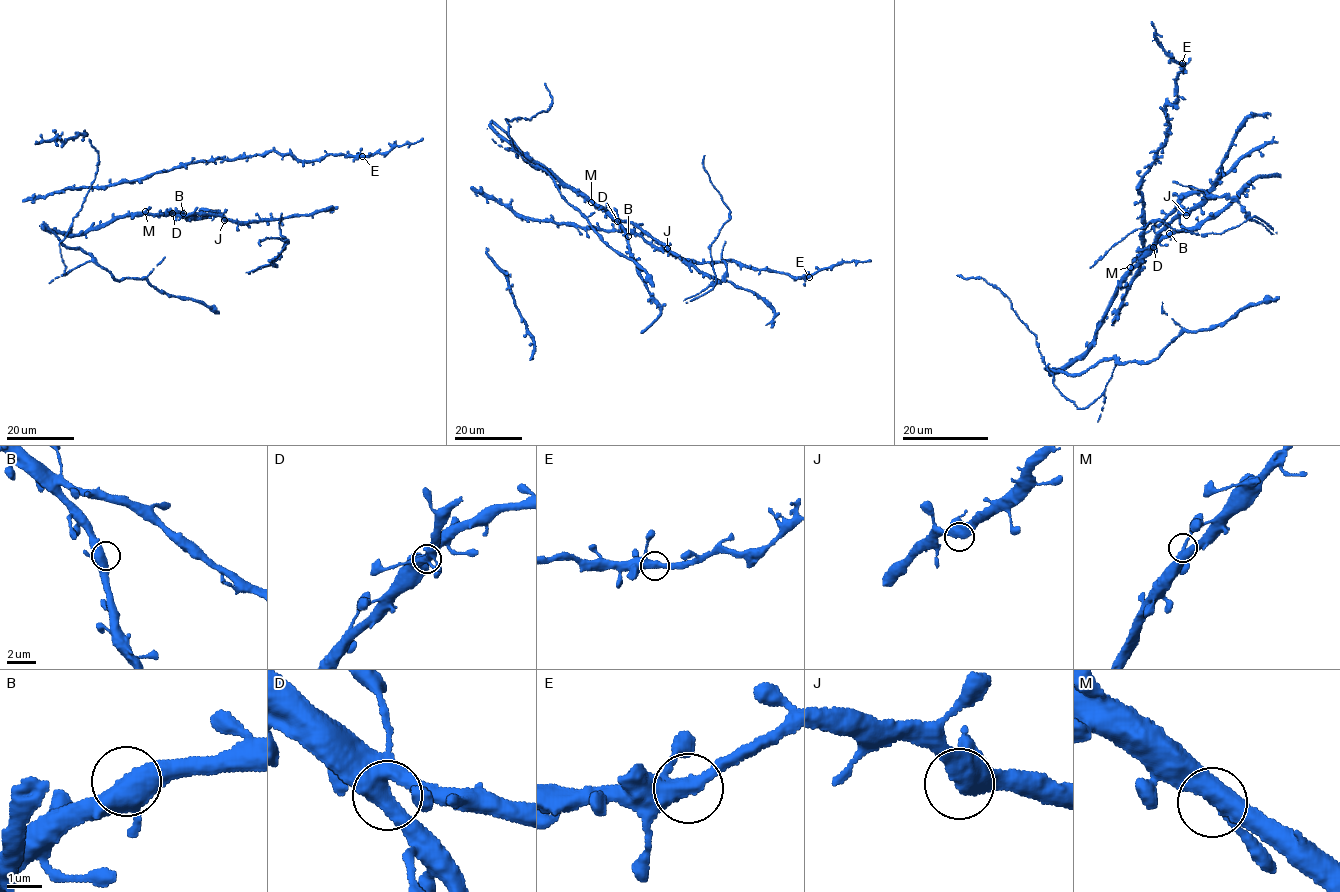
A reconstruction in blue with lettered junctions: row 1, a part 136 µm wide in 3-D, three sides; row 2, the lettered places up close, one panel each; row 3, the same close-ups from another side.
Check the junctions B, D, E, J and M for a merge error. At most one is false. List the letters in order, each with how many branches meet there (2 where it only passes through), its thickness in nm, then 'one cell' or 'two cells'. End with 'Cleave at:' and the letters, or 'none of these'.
B: 3 | 440 nm | one cell
D: 3 | 460 nm | one cell
E: 3 | 380 nm | one cell
J: 3 | 440 nm | one cell
M: 3 | 360 nm | one cell
Cleave at: none of these

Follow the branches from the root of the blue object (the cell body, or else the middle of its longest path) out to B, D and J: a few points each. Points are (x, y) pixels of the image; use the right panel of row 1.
B: (1134, 267), (1169, 233)
D: (1134, 267), (1153, 247)
J: (1134, 267), (1152, 246), (1157, 234), (1173, 217), (1186, 215)

